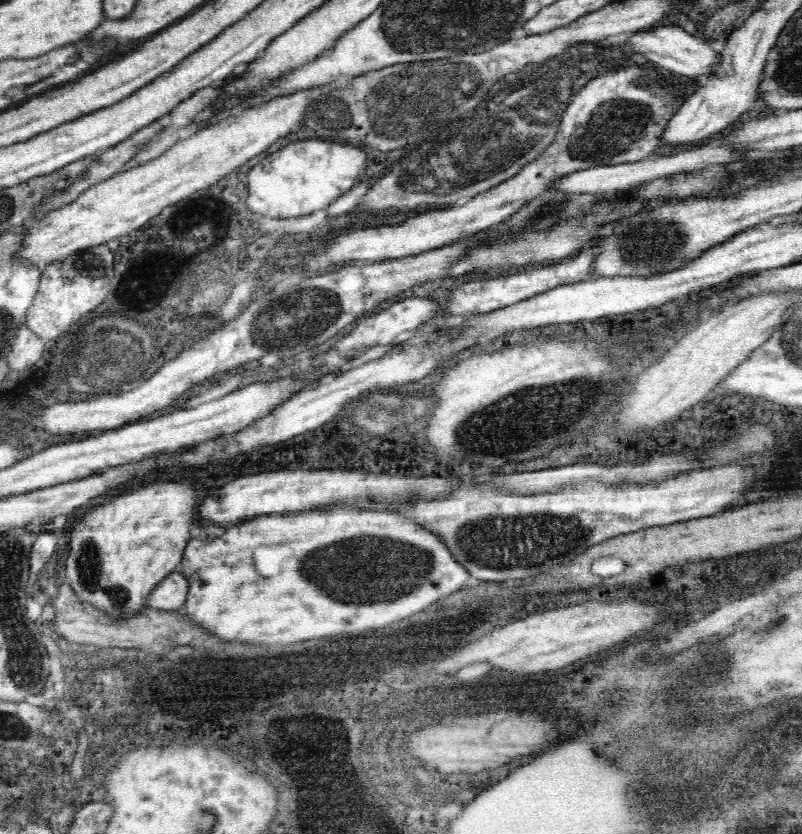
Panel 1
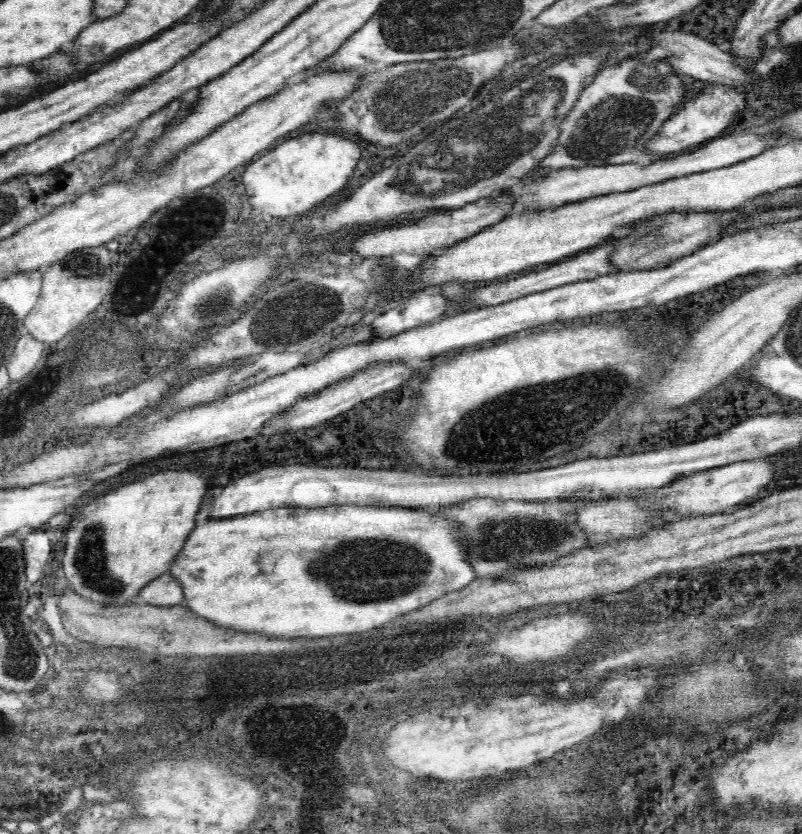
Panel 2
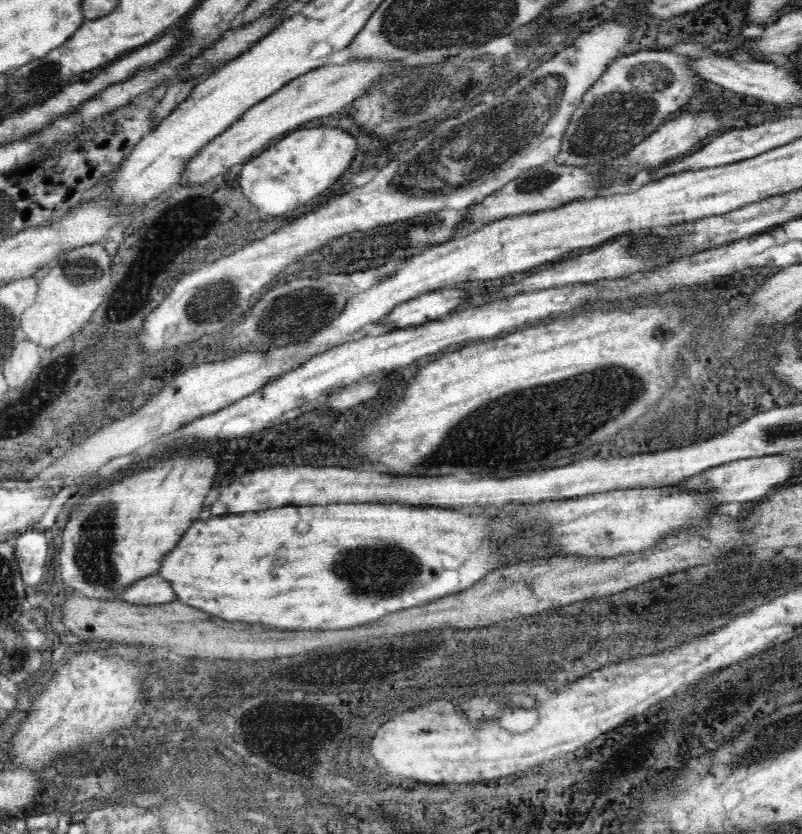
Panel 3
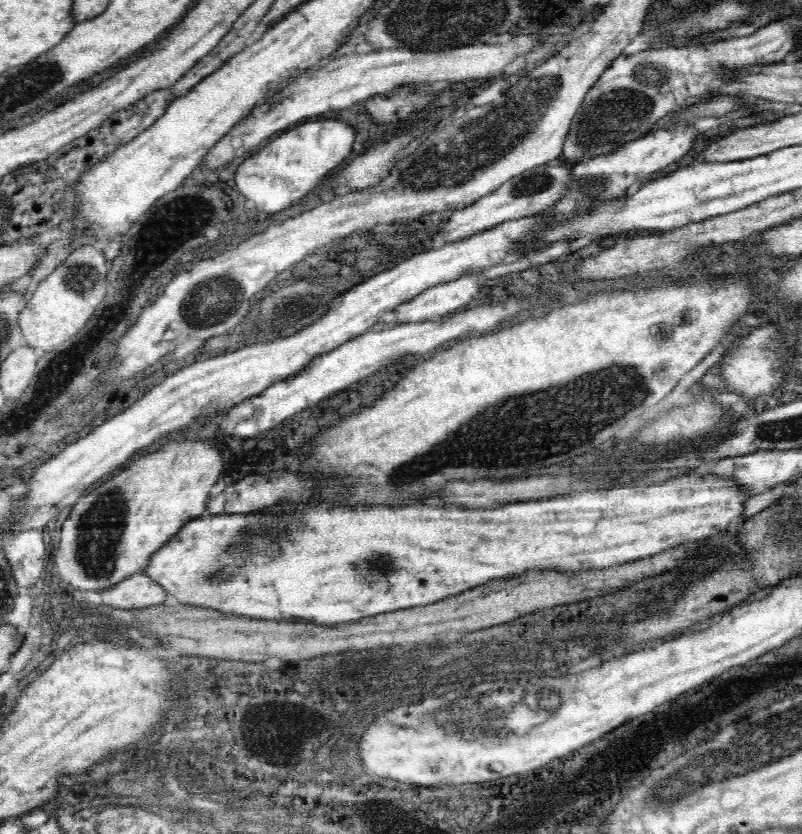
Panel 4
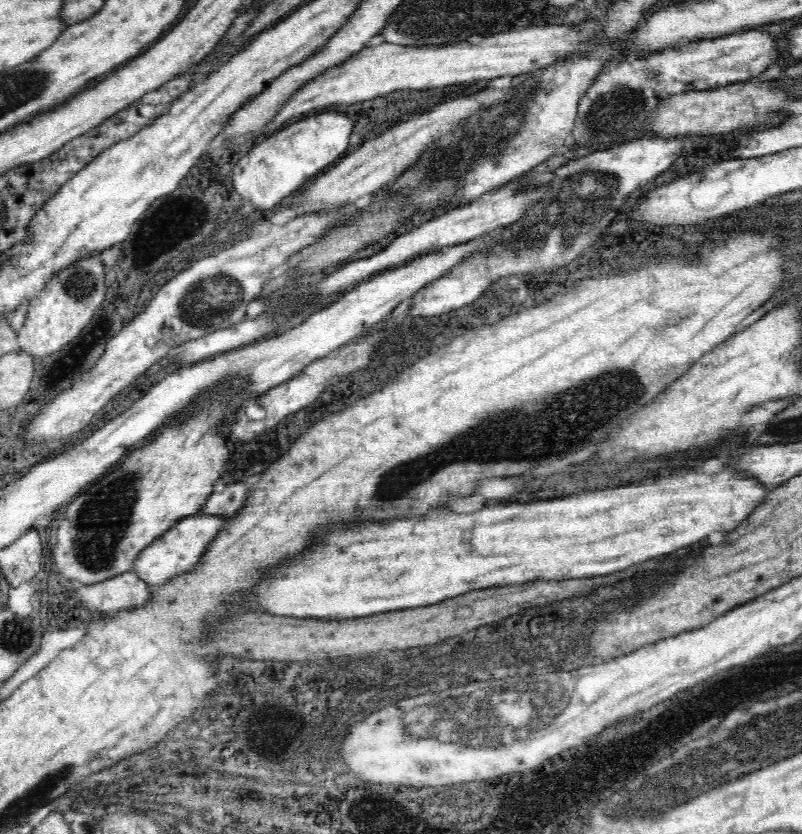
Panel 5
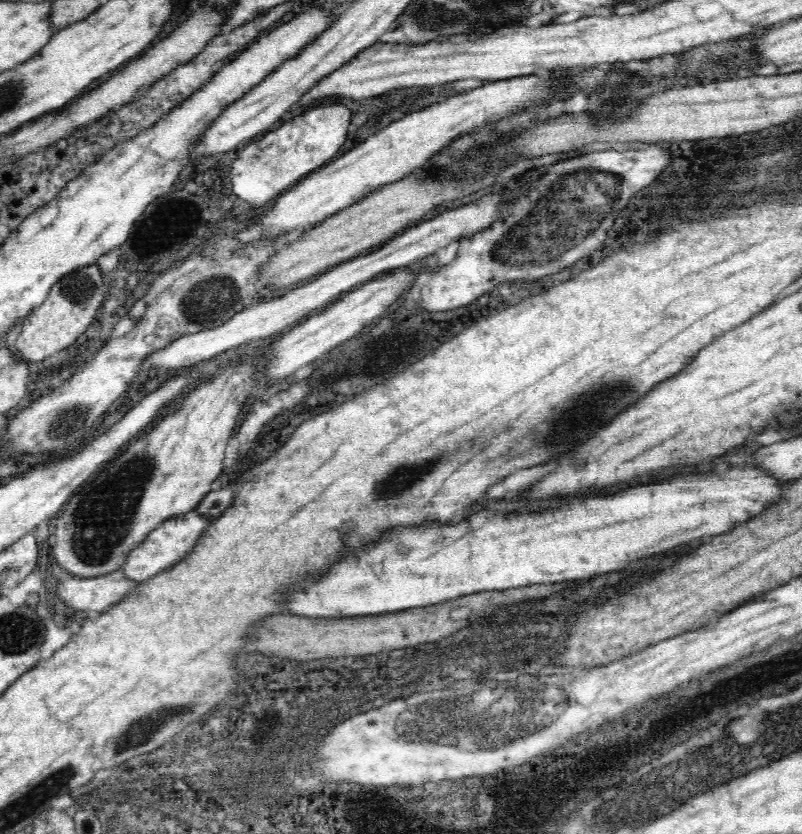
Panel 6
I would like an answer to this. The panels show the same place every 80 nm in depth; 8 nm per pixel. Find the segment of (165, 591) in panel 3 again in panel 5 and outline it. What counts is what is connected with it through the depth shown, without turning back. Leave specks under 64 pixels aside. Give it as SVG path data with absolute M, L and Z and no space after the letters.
M132 571L110 580L75 586L76 600L90 610L100 610L103 615L143 605L151 597L151 586Z

